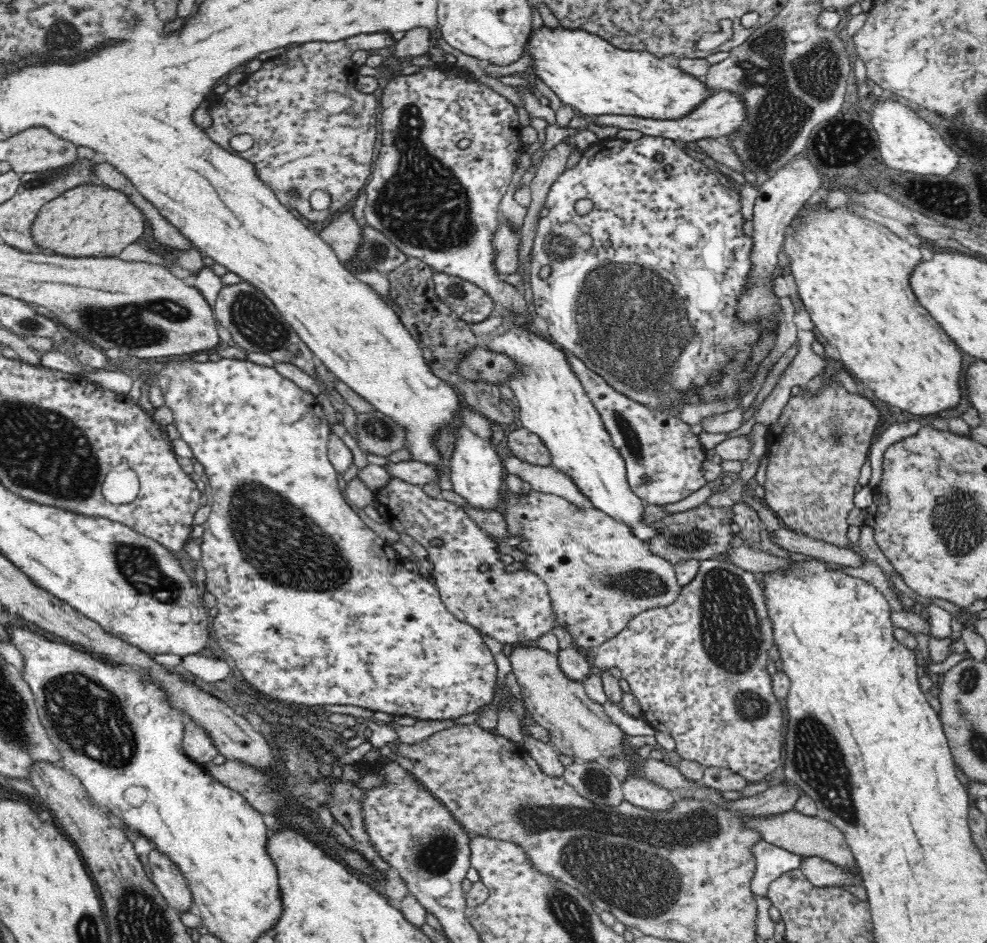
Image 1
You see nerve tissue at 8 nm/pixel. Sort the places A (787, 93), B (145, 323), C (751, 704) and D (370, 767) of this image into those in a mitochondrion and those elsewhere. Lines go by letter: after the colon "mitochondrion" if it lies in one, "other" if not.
A: mitochondrion
B: mitochondrion
C: mitochondrion
D: other

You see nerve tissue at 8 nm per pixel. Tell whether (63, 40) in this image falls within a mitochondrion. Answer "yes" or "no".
yes

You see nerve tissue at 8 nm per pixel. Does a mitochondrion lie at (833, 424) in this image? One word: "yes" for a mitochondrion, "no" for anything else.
yes

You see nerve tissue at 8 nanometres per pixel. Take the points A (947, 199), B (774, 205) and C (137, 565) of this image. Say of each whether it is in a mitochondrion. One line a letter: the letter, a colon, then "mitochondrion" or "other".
A: mitochondrion
B: other
C: mitochondrion

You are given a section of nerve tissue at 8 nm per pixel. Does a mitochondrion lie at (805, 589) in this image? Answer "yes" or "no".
no

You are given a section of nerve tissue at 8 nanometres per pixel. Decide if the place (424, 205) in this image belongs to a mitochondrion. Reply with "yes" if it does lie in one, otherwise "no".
yes

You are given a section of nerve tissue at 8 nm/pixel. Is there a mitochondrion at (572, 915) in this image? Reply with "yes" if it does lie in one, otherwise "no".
yes

